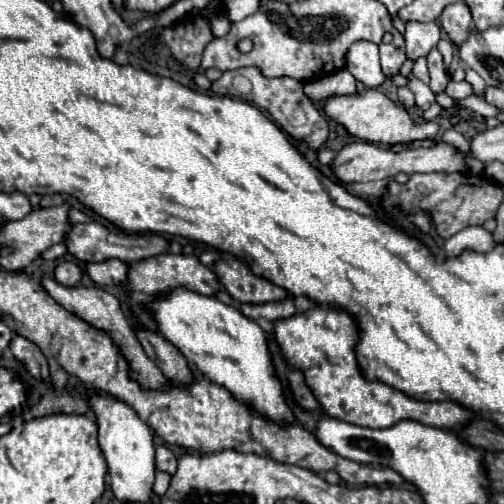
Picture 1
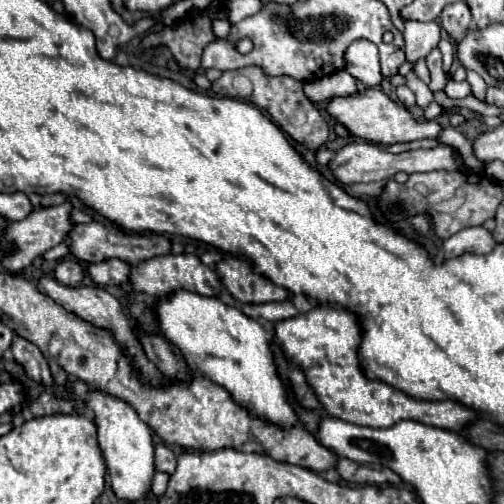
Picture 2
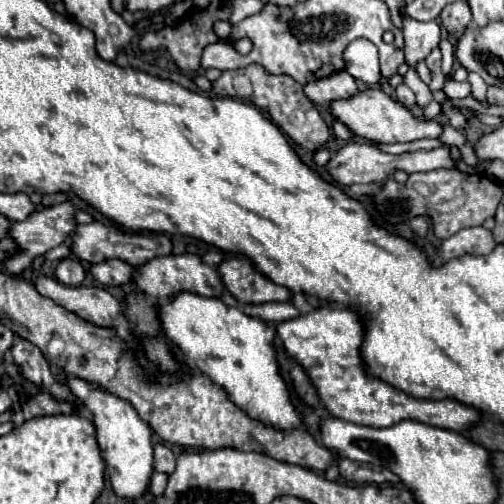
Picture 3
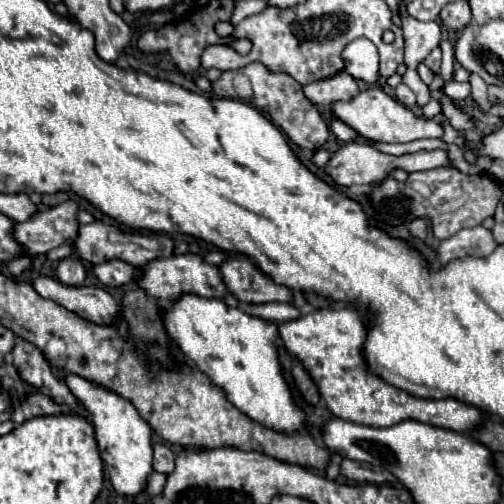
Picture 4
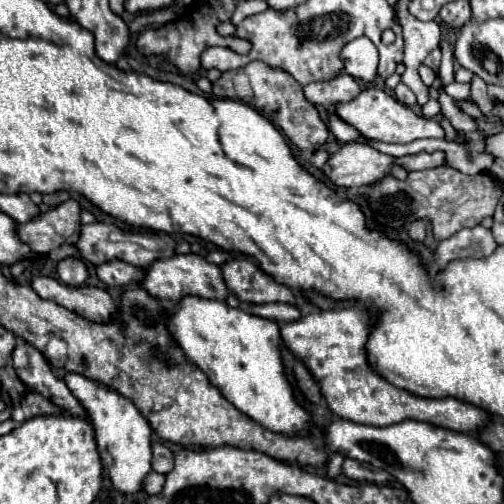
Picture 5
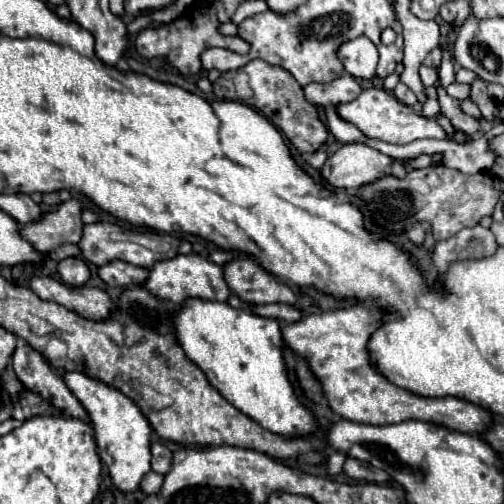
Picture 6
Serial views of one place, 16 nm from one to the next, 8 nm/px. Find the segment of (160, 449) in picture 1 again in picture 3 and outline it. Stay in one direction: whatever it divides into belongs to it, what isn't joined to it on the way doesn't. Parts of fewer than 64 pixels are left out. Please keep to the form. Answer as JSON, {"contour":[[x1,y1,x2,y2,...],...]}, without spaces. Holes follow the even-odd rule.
{"contour":[[156,444,154,446,154,470,172,474,174,468,176,468,176,456,172,454,172,450,166,448,164,444]]}

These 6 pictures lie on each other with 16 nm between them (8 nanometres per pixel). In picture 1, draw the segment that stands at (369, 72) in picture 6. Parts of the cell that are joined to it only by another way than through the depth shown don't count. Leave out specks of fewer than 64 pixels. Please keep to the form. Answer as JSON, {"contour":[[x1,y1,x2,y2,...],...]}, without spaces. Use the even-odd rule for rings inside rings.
{"contour":[[360,40,352,44,352,48,348,48,346,70,352,72,352,76,360,80,366,88,378,88,386,78,380,68,378,48,368,40]]}

